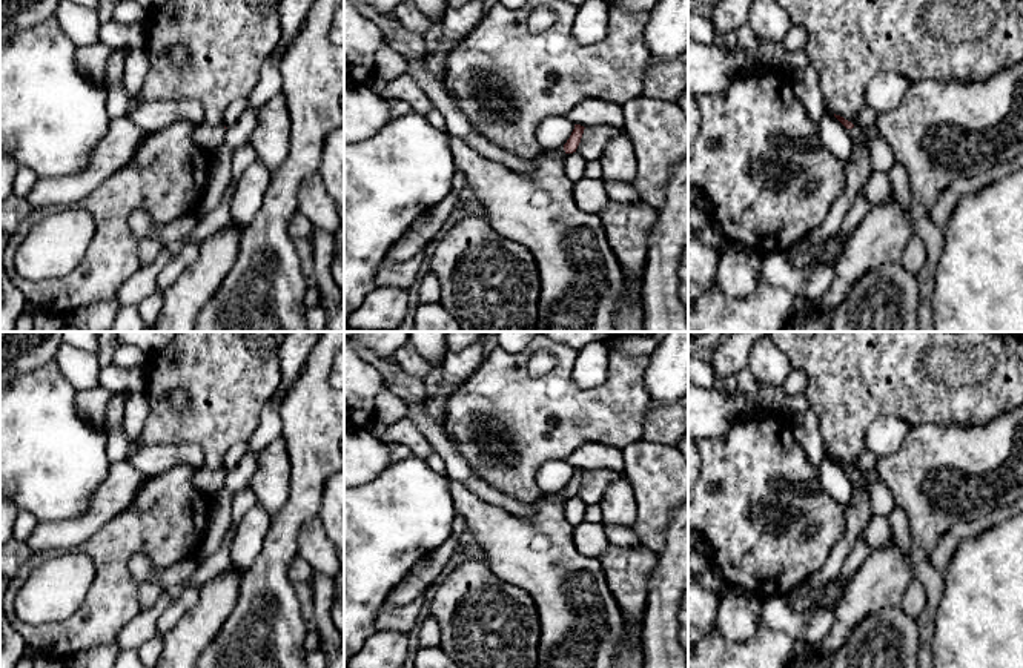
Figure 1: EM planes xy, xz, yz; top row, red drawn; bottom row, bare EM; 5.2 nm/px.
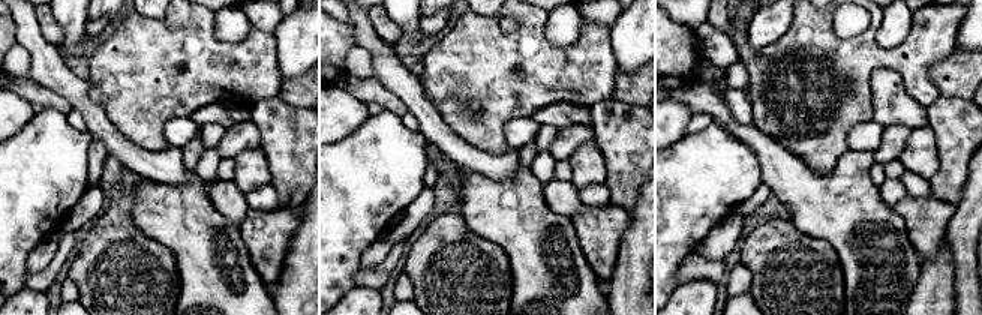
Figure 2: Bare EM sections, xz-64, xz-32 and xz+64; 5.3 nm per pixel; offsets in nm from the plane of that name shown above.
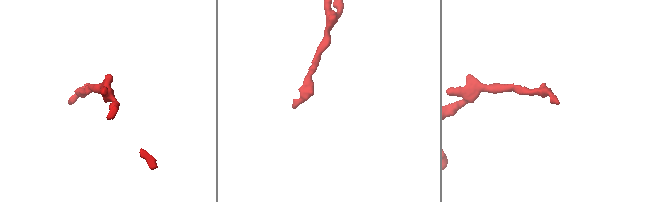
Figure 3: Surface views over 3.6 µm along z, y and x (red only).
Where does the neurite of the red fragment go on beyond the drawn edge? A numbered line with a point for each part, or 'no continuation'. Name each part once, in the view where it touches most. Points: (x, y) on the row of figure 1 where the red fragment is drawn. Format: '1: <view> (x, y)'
1: yz (857, 135)

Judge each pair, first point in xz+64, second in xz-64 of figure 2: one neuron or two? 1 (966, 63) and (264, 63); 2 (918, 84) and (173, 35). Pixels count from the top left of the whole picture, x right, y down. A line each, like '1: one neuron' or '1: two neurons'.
1: two neurons
2: one neuron

